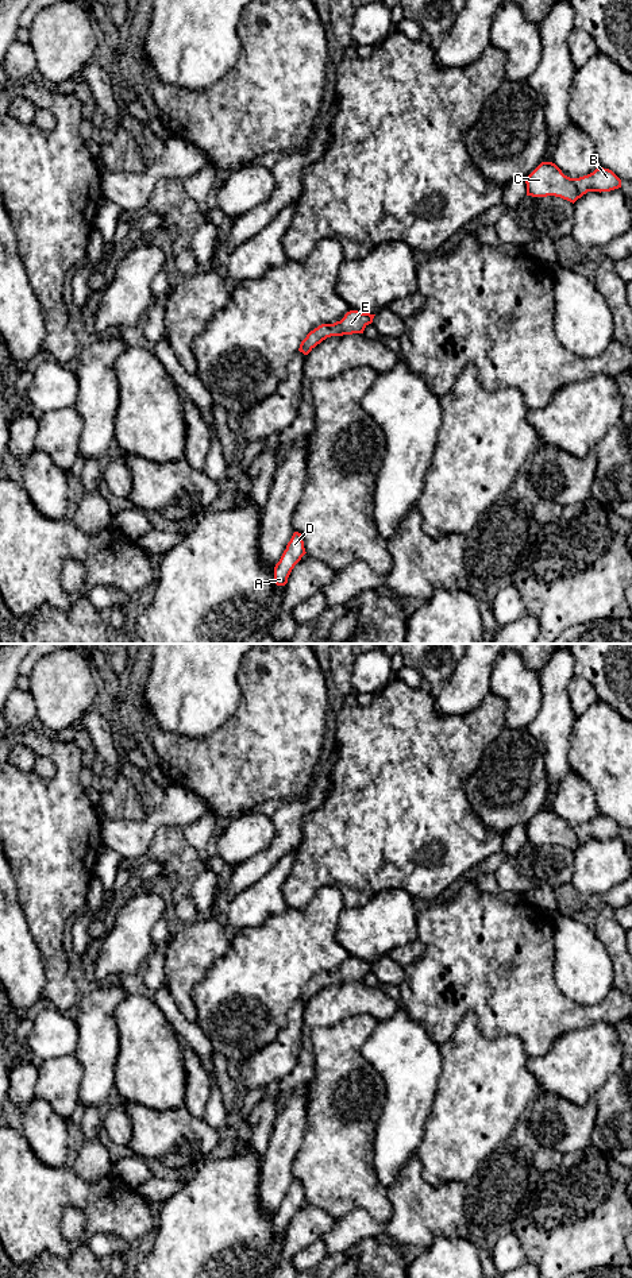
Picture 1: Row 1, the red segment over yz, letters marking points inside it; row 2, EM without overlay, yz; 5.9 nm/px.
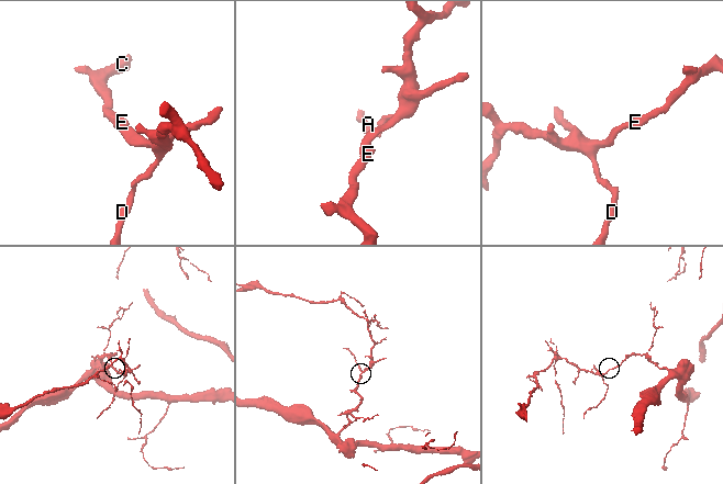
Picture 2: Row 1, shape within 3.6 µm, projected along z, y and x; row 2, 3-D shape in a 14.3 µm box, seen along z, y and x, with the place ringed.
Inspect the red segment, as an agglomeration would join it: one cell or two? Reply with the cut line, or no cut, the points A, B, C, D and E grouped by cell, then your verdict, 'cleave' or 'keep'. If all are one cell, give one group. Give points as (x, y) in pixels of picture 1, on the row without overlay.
cut none; groups A B C D E; keep

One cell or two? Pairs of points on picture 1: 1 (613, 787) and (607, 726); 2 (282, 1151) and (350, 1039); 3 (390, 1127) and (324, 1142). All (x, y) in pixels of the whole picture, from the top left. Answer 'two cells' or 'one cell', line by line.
1: one cell
2: two cells
3: two cells

